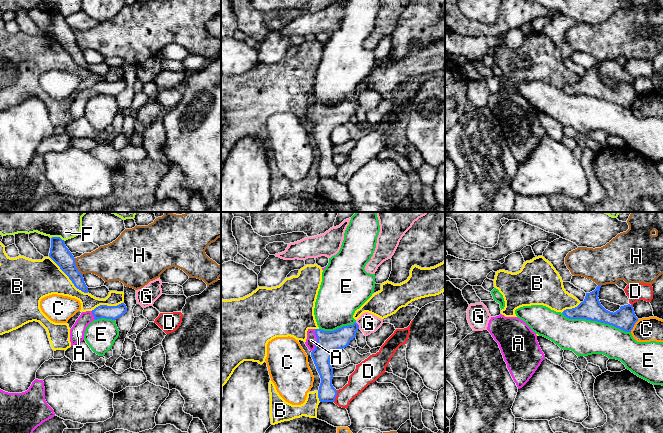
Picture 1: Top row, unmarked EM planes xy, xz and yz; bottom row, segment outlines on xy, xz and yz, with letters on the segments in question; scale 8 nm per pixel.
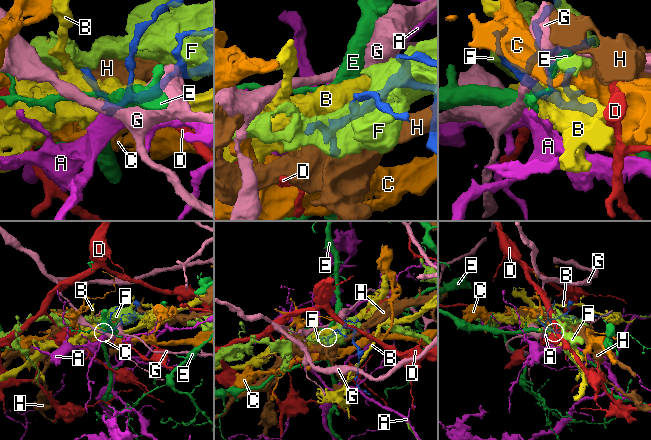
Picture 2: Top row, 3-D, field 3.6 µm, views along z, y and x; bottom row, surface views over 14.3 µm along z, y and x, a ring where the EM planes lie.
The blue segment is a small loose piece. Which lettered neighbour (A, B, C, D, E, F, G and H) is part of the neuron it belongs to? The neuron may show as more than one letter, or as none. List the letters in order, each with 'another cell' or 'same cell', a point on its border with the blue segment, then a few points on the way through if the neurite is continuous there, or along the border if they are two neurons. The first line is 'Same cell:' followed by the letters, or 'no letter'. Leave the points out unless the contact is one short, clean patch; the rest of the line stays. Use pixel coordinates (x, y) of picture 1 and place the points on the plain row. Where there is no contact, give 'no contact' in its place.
Same cell: A
A: same cell; contact xz (317, 116); way xz (328, 118), (317, 116), (311, 116)
B: another cell; contact xy (68, 52)
C: another cell; contact yz (634, 100)
D: another cell; contact xz (336, 171); border xz (337, 166), (337, 171), (333, 177)
E: another cell; contact yz (596, 96)
F: another cell; contact xy (58, 13)
G: another cell; contact xz (358, 101); border xz (355, 98), (359, 104)
H: another cell; contact xy (76, 43)

